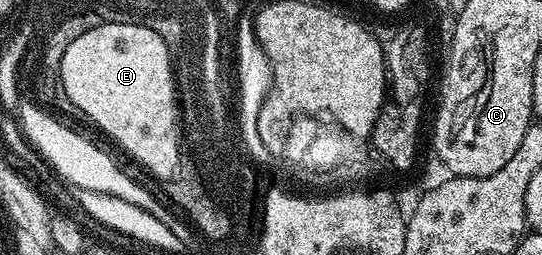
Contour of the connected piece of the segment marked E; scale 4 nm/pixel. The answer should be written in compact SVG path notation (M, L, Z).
M105 24L97 27L91 26L87 30L87 34L75 38L75 42L71 42L71 46L67 46L67 54L63 54L63 62L61 63L61 85L64 86L66 94L71 98L71 102L75 102L78 113L82 117L84 115L90 116L127 155L134 156L146 168L150 177L155 178L158 172L163 172L165 156L167 156L165 152L167 150L173 150L173 148L167 148L167 146L173 146L173 139L179 136L179 99L175 91L174 65L171 63L170 48L165 44L160 31L141 24Z

